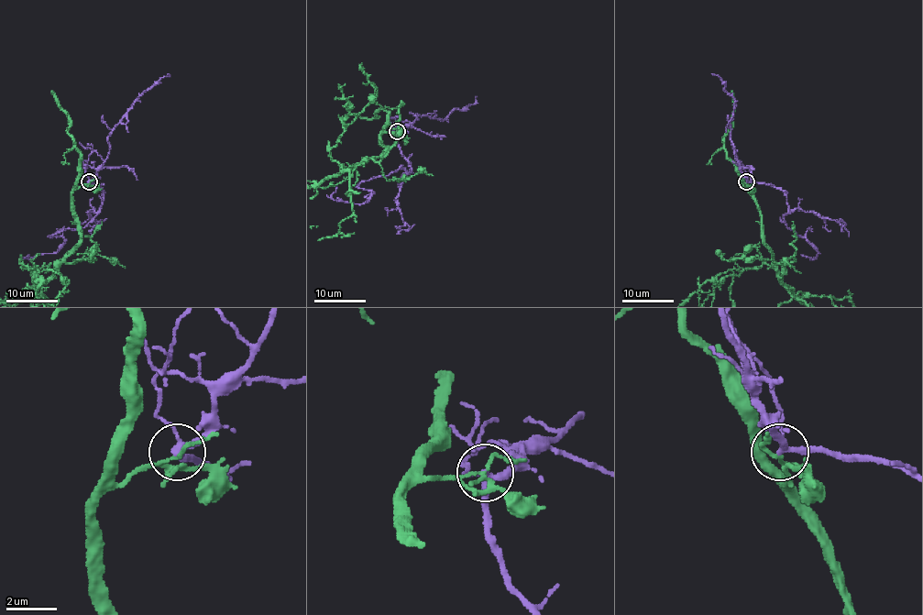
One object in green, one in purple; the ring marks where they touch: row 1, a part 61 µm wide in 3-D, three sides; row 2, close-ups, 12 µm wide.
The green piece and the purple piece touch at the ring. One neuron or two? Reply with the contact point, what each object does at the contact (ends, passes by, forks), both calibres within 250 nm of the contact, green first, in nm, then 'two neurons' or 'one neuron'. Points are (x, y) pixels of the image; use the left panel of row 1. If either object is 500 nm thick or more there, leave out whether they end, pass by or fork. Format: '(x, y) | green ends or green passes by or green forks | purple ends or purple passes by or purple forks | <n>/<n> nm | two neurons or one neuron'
(89, 181) | green passes by | purple forks | 110/220 nm | two neurons

